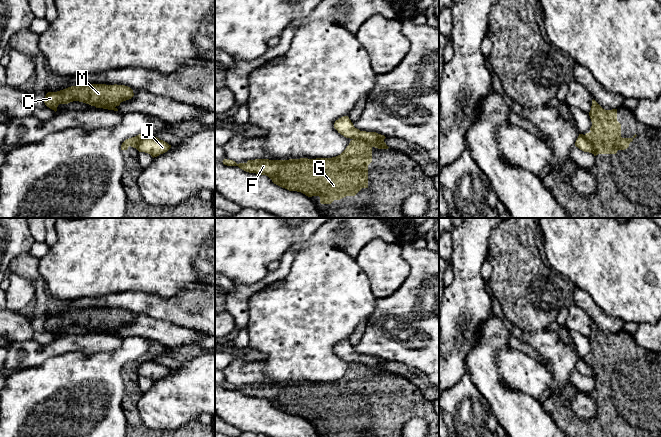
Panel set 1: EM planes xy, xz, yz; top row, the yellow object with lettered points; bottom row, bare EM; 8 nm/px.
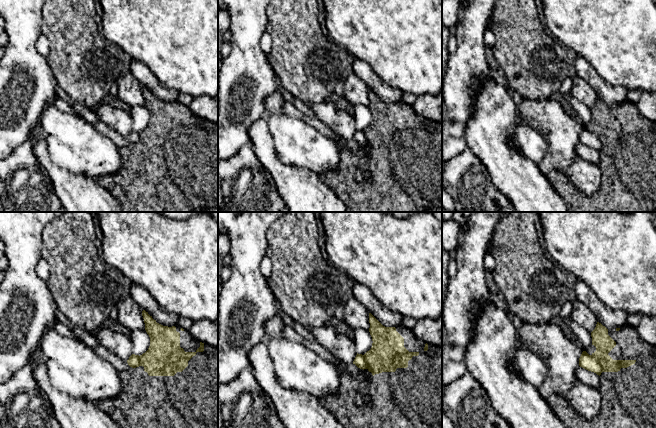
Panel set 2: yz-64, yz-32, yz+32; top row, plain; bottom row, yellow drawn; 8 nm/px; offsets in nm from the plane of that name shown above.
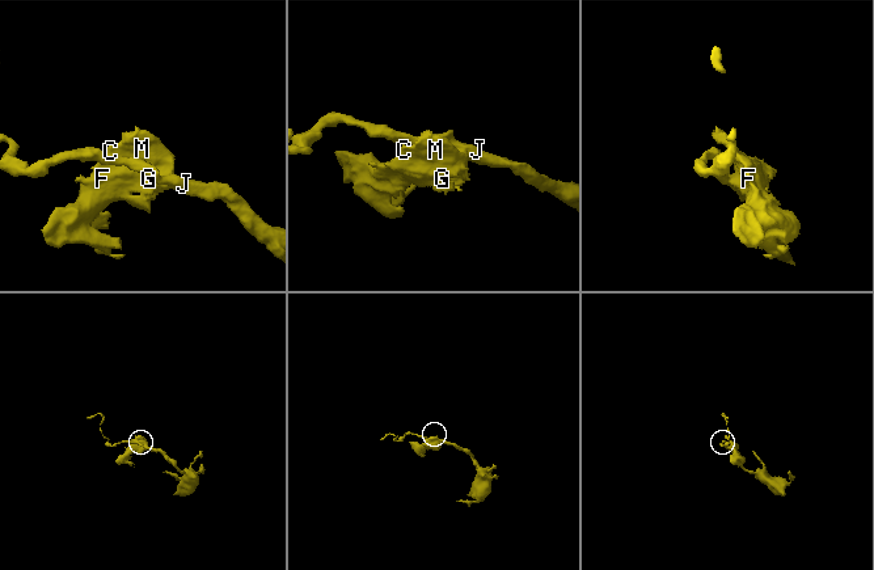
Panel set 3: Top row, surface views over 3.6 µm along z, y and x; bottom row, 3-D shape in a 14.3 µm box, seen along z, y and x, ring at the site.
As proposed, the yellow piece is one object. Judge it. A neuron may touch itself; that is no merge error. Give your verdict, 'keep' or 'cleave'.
cleave

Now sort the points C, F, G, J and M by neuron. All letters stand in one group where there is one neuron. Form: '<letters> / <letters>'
C F G M / J

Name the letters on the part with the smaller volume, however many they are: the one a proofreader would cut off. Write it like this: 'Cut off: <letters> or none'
Cut off: C, F, G, M

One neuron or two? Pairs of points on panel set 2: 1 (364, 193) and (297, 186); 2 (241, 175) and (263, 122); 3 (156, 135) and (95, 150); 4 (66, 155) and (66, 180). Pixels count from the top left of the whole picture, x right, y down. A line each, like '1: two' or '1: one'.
1: two
2: two
3: two
4: two

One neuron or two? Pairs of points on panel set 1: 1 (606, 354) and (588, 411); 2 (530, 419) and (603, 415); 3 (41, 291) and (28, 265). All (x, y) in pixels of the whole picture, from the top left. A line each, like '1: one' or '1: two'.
1: two
2: two
3: one

